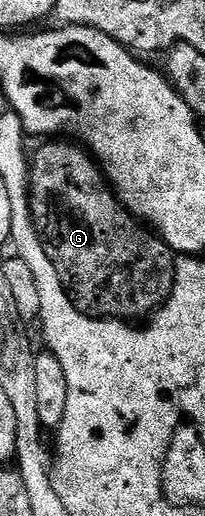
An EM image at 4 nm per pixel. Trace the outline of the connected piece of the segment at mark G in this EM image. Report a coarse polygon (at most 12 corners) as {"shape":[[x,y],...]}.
{"shape":[[46,141],[30,214],[81,315],[134,321],[175,252],[99,164]]}

